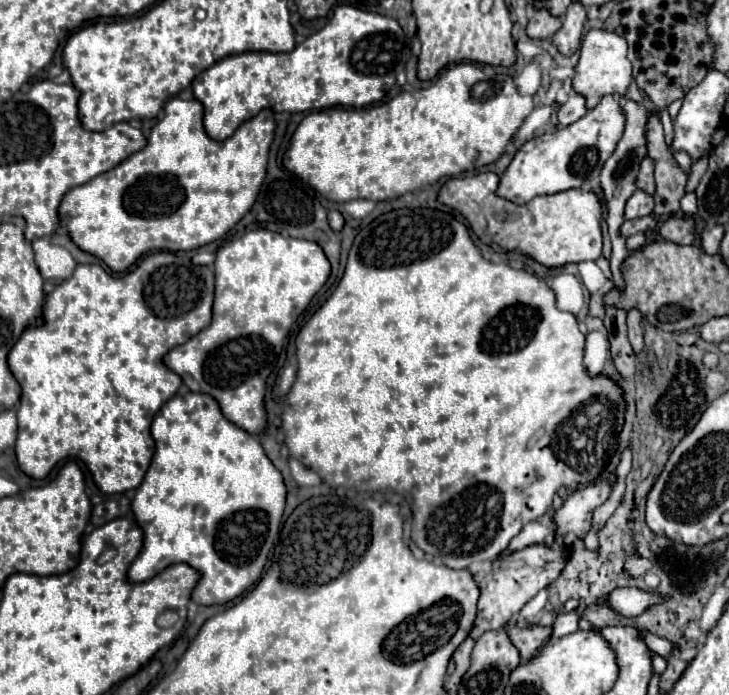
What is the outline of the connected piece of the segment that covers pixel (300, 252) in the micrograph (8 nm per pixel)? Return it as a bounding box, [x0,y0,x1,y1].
[164,228,330,434]

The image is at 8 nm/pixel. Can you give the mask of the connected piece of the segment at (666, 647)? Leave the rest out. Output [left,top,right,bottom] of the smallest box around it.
[650,638,672,658]

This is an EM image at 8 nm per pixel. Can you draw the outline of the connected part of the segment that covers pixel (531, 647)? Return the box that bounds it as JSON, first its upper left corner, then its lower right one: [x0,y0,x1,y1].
[506,624,550,660]

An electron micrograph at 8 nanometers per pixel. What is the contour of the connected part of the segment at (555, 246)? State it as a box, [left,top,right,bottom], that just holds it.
[438,172,602,268]

